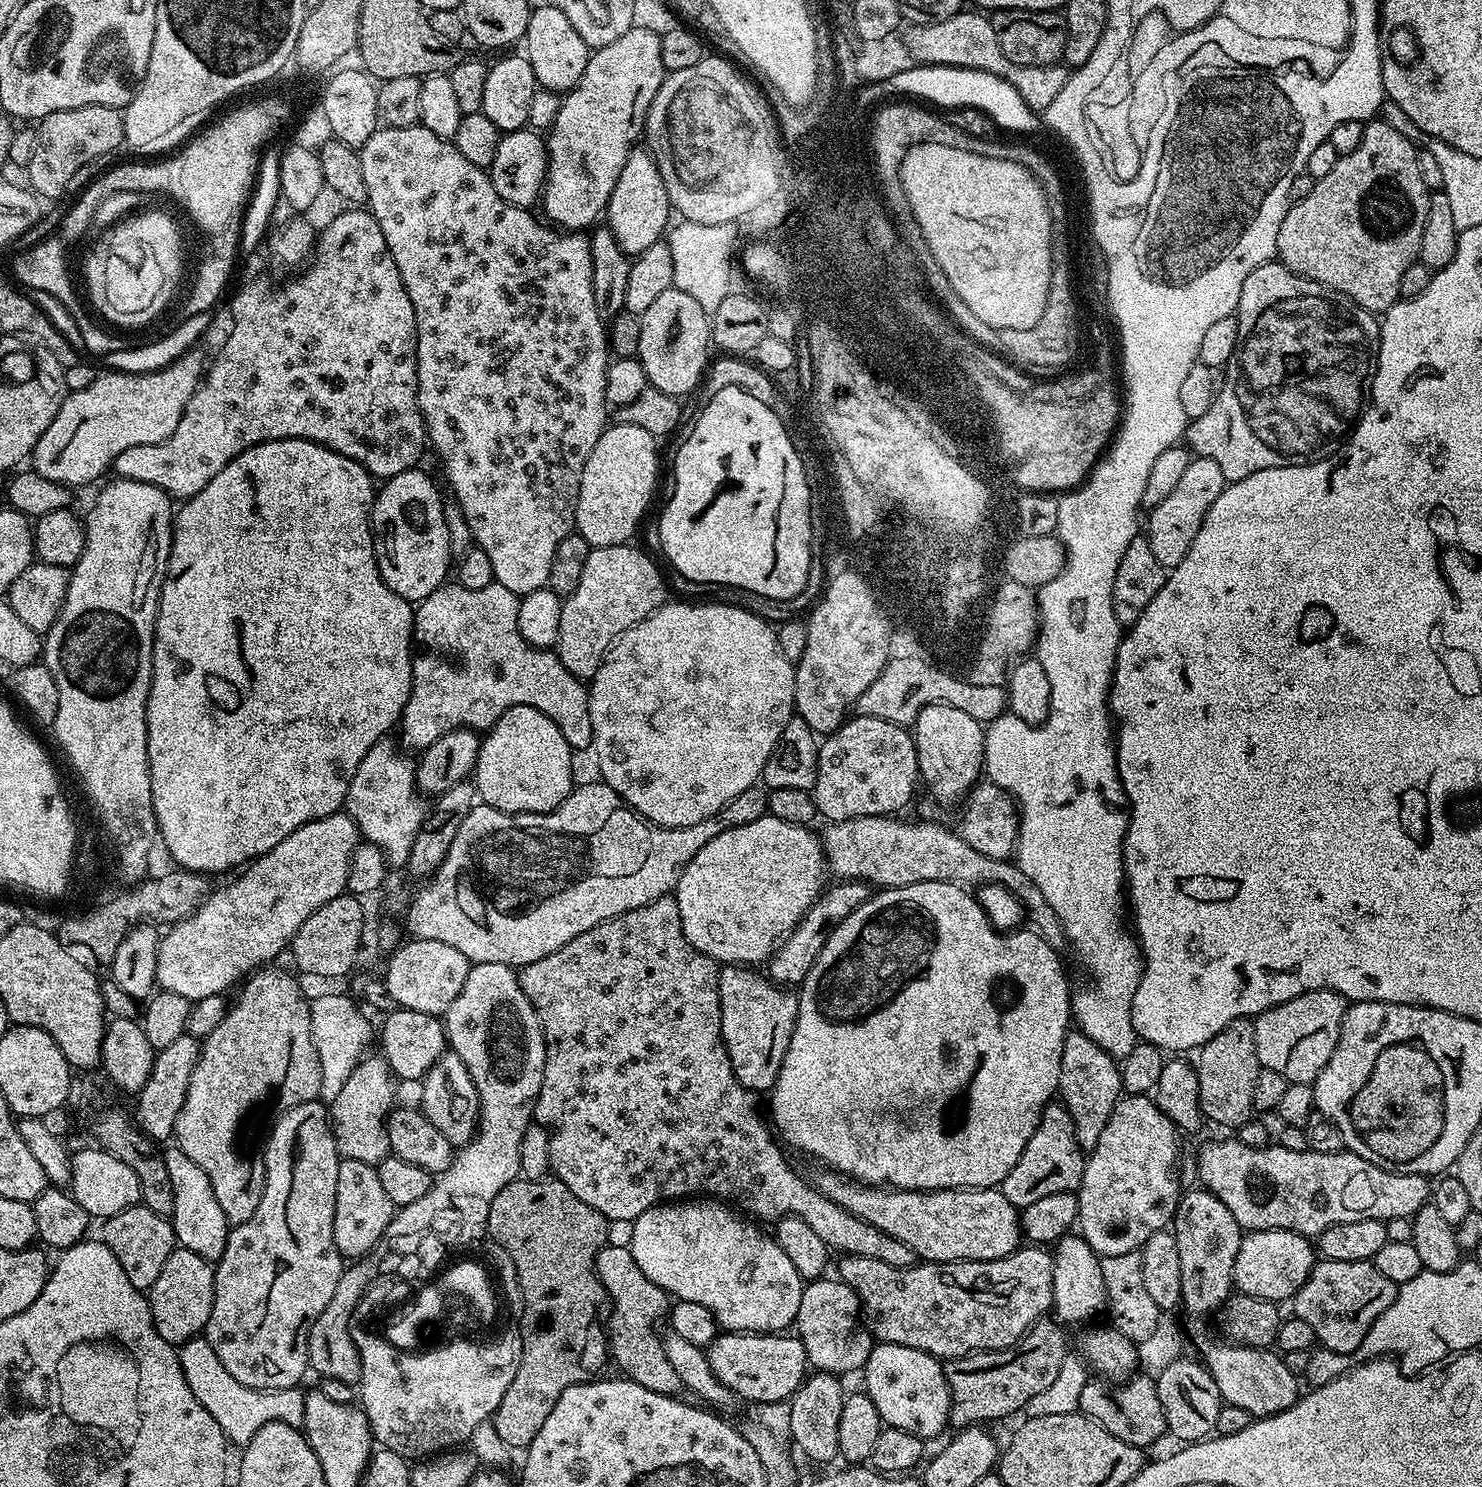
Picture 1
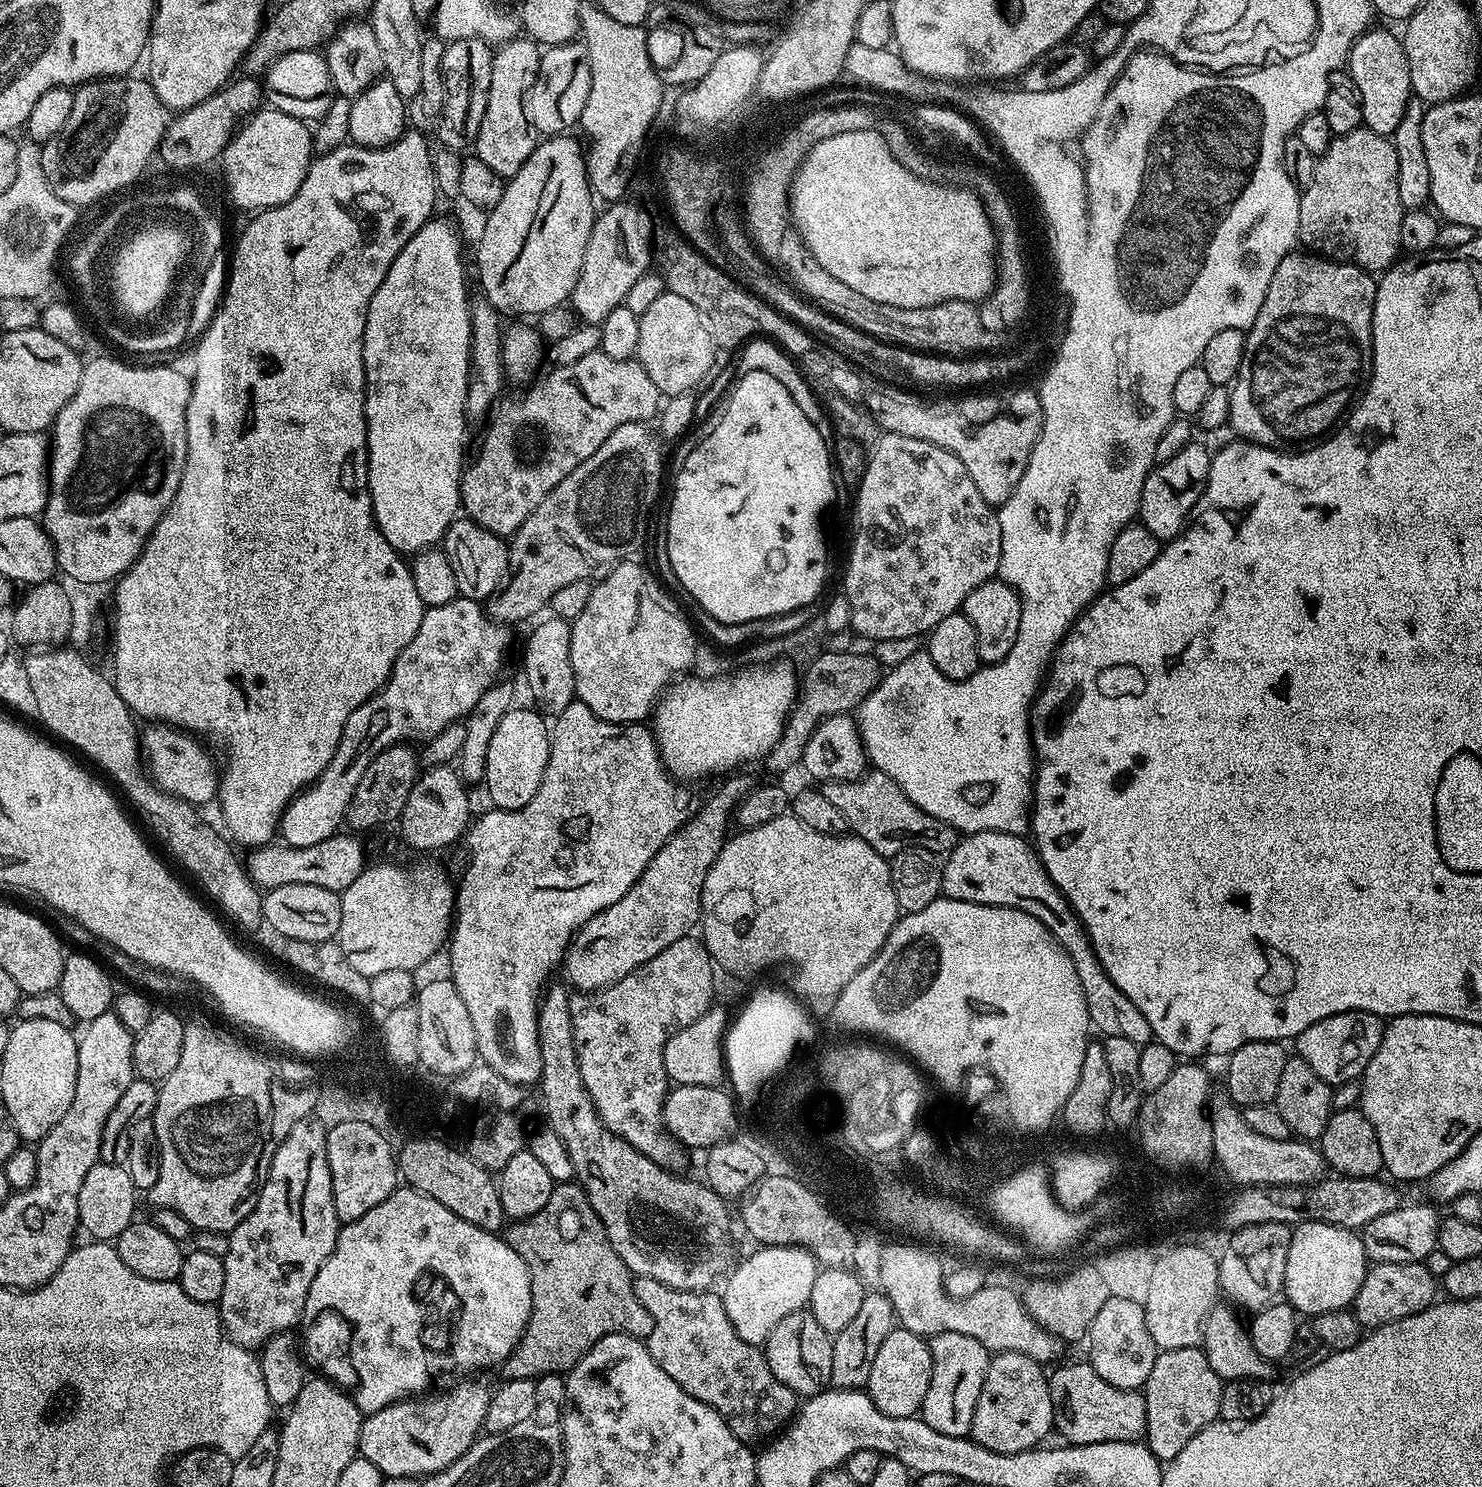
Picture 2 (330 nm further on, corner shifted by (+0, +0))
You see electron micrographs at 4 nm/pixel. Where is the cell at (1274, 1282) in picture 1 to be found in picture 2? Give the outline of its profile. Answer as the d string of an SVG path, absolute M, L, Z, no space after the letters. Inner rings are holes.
M1306 1220L1292 1228L1283 1295L1297 1313L1304 1315L1305 1312L1308 1318L1328 1311L1342 1311L1355 1302L1369 1267L1364 1241L1353 1229L1321 1220Z

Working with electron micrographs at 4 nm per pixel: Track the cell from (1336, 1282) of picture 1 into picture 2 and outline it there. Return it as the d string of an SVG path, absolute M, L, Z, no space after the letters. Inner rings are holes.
M1373 1263L1350 1308L1364 1330L1381 1328L1398 1322L1402 1318L1410 1318L1437 1303L1436 1288L1438 1292L1438 1278L1434 1274L1430 1274L1427 1263Z

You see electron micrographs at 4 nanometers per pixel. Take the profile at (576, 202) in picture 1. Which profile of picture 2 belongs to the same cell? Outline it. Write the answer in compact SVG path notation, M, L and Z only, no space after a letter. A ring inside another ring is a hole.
M561 134L541 139L537 143L536 149L530 154L530 158L526 158L522 170L518 170L518 174L514 174L505 183L504 193L498 202L498 206L494 206L487 213L488 221L485 222L484 229L480 232L480 245L476 248L476 268L480 271L480 288L484 291L483 299L499 313L507 314L509 312L512 318L535 318L541 312L561 307L571 297L574 286L578 282L582 270L582 258L586 254L586 242L590 238L590 230L594 226L598 215L598 208L592 205L592 200L594 201L594 193L592 185L588 183L586 152L581 141L579 144L572 137L572 134Z

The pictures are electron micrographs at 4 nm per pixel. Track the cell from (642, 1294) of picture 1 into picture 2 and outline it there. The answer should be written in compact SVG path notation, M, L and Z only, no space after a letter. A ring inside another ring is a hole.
M645 1276L635 1277L632 1285L634 1294L638 1294L638 1302L646 1306L654 1322L654 1330L650 1330L646 1338L650 1358L658 1362L658 1366L662 1366L662 1370L666 1370L666 1374L670 1374L670 1378L674 1378L674 1382L678 1382L678 1386L686 1390L686 1394L698 1398L698 1402L715 1410L744 1444L756 1446L775 1437L795 1417L798 1411L796 1393L790 1390L790 1386L778 1382L774 1370L770 1370L763 1351L757 1345L742 1342L742 1338L738 1338L734 1326L730 1326L730 1318L726 1318L724 1301L717 1293L715 1296L715 1291L674 1290Z

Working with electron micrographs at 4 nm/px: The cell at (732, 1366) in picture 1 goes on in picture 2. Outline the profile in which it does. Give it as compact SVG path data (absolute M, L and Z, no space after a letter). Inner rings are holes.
M801 1310L786 1314L786 1318L774 1326L762 1345L762 1351L778 1382L790 1386L797 1397L807 1398L825 1391L830 1385L830 1365L834 1359L832 1342L829 1332L818 1326L818 1318L814 1318L810 1311Z

